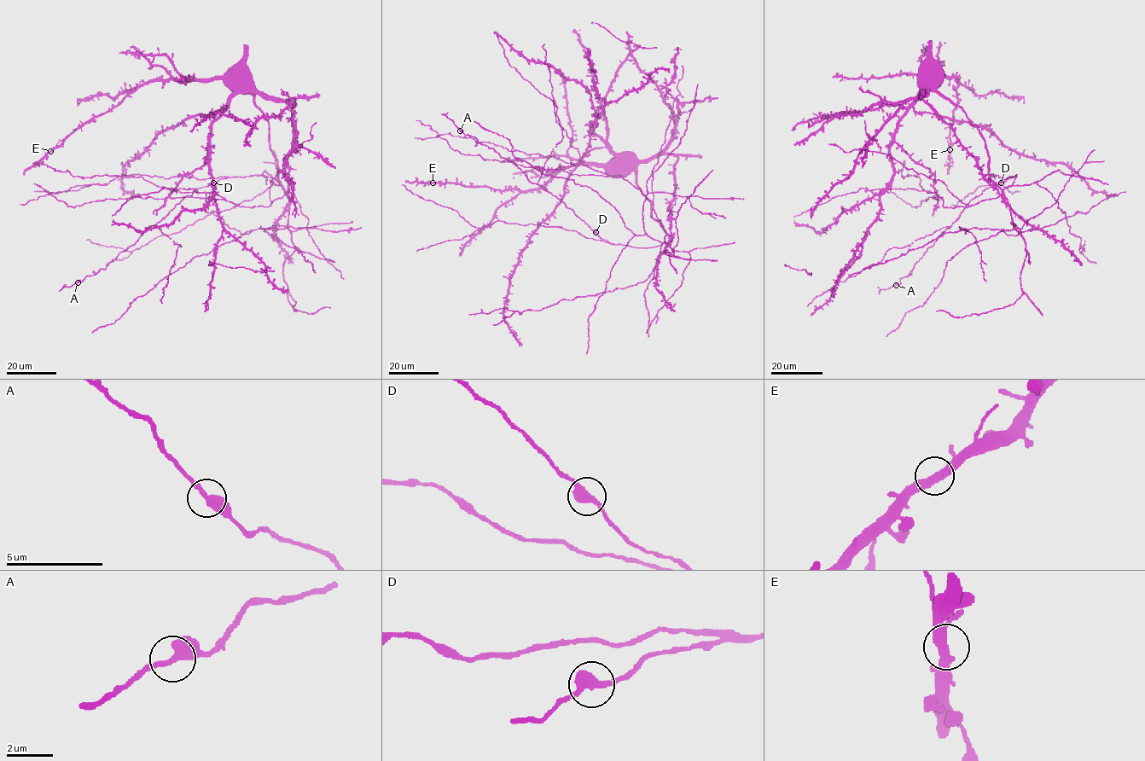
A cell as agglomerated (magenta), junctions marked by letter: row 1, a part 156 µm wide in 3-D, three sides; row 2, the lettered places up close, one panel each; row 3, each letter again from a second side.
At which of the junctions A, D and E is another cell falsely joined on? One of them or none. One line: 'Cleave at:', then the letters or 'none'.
Cleave at: none

